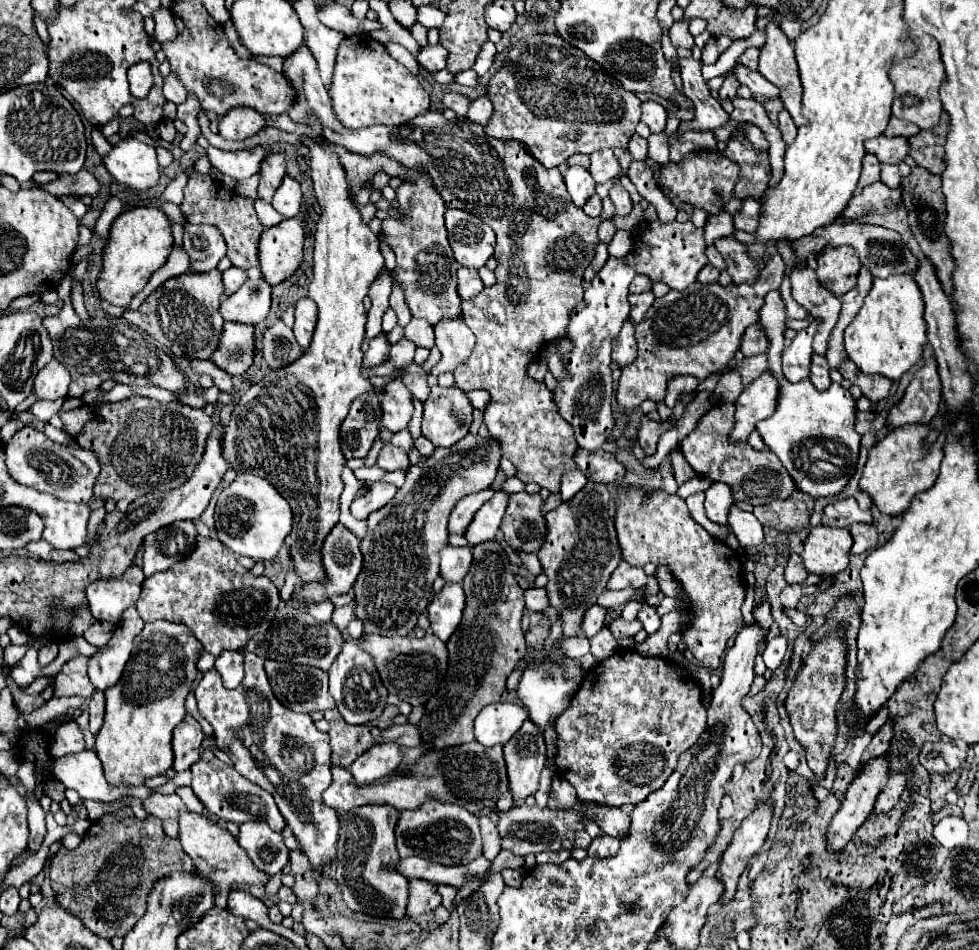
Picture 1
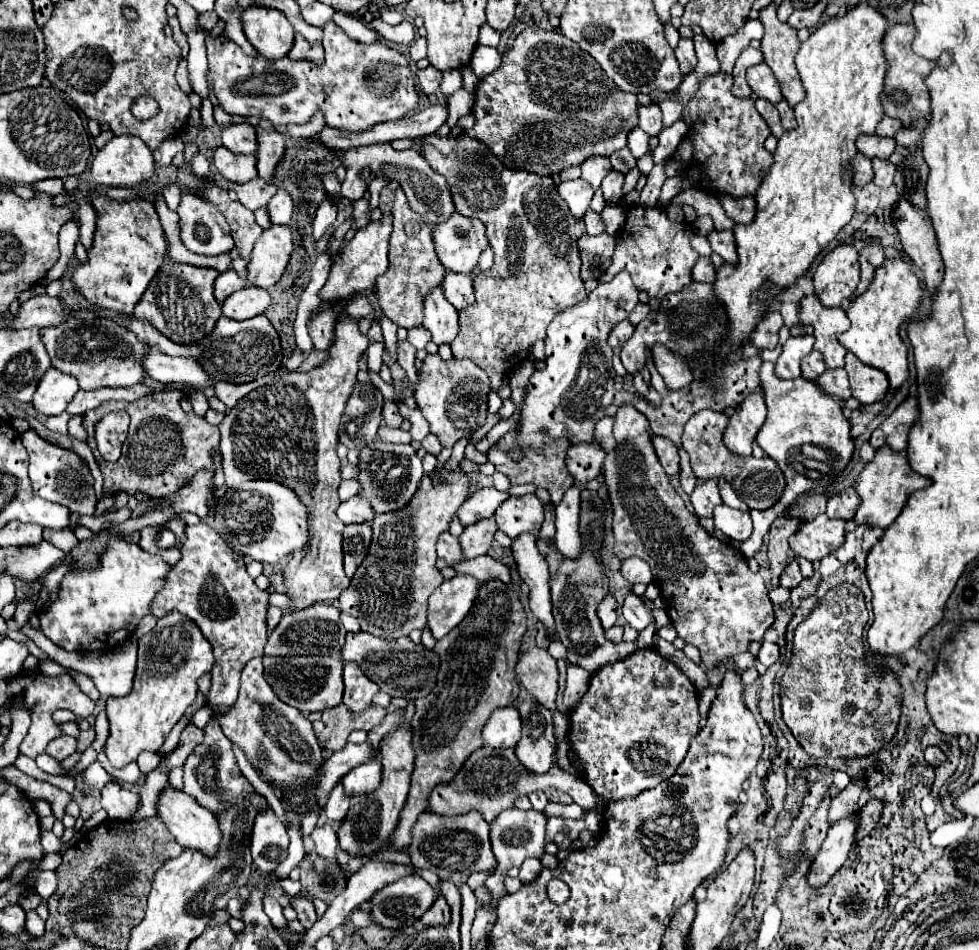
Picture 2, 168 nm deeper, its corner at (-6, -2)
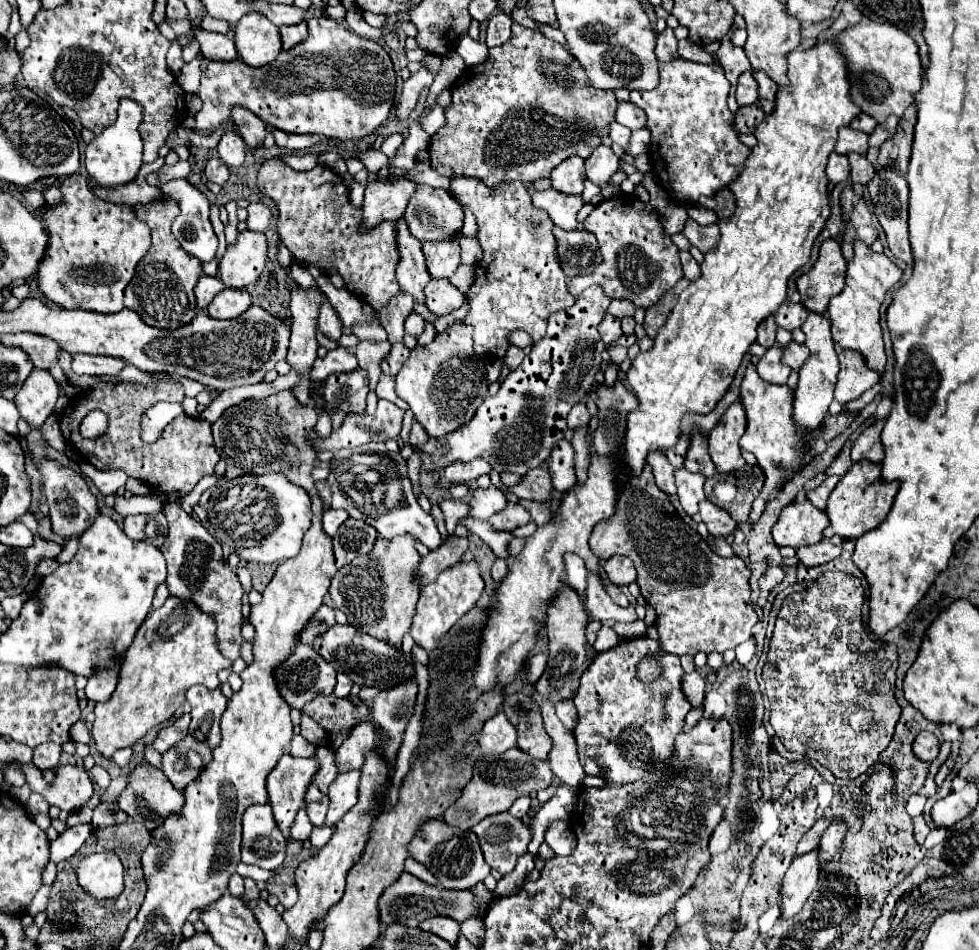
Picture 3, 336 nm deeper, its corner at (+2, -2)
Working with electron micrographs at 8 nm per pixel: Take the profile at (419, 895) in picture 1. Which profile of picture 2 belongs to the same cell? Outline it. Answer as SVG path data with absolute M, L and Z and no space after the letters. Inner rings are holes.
M442 895L436 897L436 903L422 915L420 919L426 927L436 927L436 925L446 925L450 921L450 907Z

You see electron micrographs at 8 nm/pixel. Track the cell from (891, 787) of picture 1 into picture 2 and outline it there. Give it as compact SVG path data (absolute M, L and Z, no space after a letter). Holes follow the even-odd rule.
M872 799L864 805L864 809L860 811L860 827L858 827L858 835L856 835L858 839L866 837L876 827L876 823L882 817L882 811L884 811L884 803L880 799Z

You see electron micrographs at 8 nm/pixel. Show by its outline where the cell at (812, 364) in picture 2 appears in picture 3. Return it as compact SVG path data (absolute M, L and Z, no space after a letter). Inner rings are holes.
M790 341L786 347L784 347L784 353L782 353L782 363L786 363L788 367L792 367L792 371L798 371L804 361L808 359L808 349L804 345L798 345L796 341Z

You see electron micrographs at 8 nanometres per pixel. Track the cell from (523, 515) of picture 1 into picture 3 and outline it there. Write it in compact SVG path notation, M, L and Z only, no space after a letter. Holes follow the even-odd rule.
M508 503L504 511L490 517L490 525L498 531L512 531L520 525L526 525L530 521L528 511L518 503Z

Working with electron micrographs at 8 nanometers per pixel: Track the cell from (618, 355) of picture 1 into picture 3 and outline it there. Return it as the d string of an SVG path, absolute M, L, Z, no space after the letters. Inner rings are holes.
M606 313L604 319L602 319L602 323L598 325L598 333L600 333L600 337L602 337L602 341L604 341L606 345L612 343L612 341L616 341L618 337L622 337L620 319L616 319L616 317L612 317L610 313Z

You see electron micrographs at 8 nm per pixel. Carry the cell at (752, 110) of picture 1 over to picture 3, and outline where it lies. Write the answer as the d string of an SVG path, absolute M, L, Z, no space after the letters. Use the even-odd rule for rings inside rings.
M733 24L730 33L722 39L720 49L716 51L716 59L718 59L720 67L724 69L724 75L730 79L730 85L732 85L732 87L736 87L738 77L740 77L744 71L750 71L750 63L748 63L748 57L746 57L744 49L732 45L732 41L730 41L732 31L736 31L736 29L737 26Z

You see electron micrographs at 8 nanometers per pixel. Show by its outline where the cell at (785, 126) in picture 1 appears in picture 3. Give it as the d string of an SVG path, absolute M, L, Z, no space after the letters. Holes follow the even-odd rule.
M752 71L752 77L758 83L758 95L760 95L760 107L762 107L762 111L764 113L772 113L778 85L764 71Z

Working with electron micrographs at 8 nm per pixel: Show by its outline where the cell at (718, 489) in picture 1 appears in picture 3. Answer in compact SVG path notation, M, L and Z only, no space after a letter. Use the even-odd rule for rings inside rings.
M678 469L676 471L676 489L678 489L678 499L682 509L688 515L694 515L698 511L698 503L706 499L704 495L704 475L700 473L690 473L688 469Z

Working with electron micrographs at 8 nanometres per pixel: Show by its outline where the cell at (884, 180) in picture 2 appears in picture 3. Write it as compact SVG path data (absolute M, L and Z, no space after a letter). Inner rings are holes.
M848 153L846 157L850 159L850 179L852 179L852 183L864 187L874 175L874 165L864 155L858 155L858 153Z

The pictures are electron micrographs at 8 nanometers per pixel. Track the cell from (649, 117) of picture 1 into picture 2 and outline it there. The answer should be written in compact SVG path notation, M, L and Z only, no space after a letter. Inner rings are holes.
M656 103L652 105L646 105L646 107L640 107L638 109L638 127L644 129L648 135L658 135L662 129L664 129L664 123L662 123L662 111Z

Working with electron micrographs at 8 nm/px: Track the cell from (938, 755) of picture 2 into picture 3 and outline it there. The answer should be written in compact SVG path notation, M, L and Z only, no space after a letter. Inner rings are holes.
M930 731L918 733L918 737L914 739L916 757L924 759L926 763L932 763L938 757L938 751L940 751L940 741L934 733L930 733Z

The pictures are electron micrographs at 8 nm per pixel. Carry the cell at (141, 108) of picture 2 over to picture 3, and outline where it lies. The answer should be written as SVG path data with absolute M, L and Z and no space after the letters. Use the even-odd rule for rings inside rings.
M122 99L117 114L116 123L96 135L84 151L86 171L100 187L118 187L132 181L142 165L142 139L138 133L138 125L142 121L142 107L130 99Z

